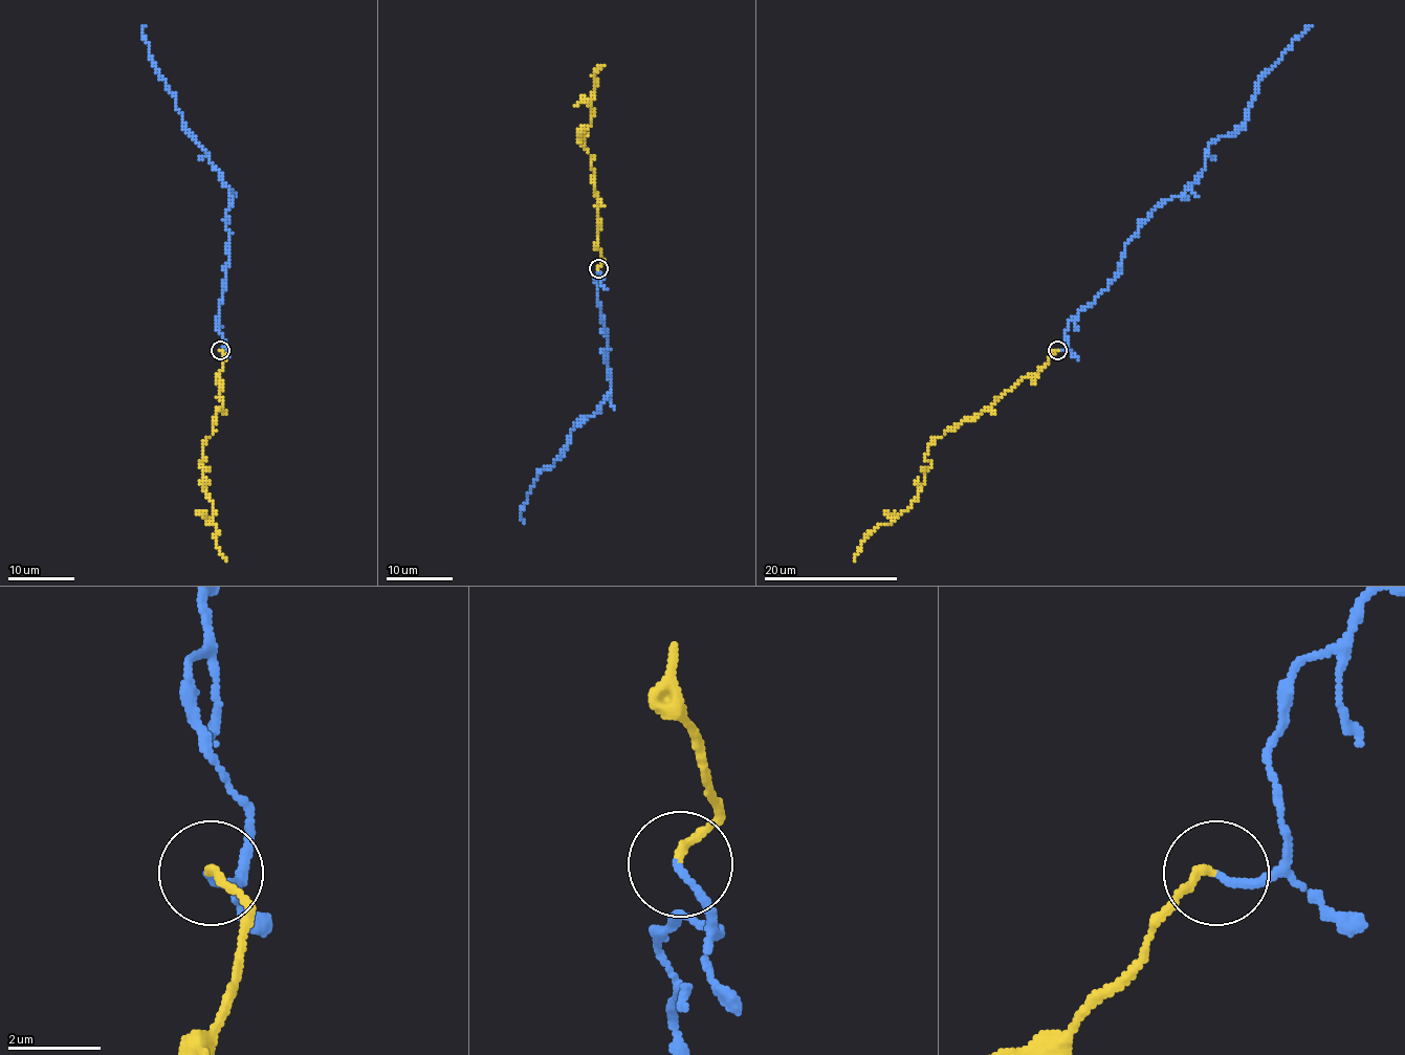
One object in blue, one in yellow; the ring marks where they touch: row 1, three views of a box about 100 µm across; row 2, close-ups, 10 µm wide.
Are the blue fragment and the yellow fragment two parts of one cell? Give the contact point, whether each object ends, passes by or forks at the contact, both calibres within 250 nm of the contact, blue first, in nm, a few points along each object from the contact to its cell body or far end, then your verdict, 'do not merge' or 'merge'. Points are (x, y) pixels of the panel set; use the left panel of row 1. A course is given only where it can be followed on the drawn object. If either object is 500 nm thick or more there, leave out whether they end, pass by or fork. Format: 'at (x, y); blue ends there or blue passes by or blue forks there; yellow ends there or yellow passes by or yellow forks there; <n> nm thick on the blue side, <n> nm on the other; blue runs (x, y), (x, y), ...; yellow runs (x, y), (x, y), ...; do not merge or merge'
at (220, 350); blue ends there; yellow ends there; 150 nm thick on the blue side, 170 nm on the other; blue runs (220, 349), (225, 348), (217, 321), (228, 245), (225, 214), (234, 197), (159, 77), (145, 25); yellow runs (220, 349), (222, 404), (200, 466), (225, 562); merge

